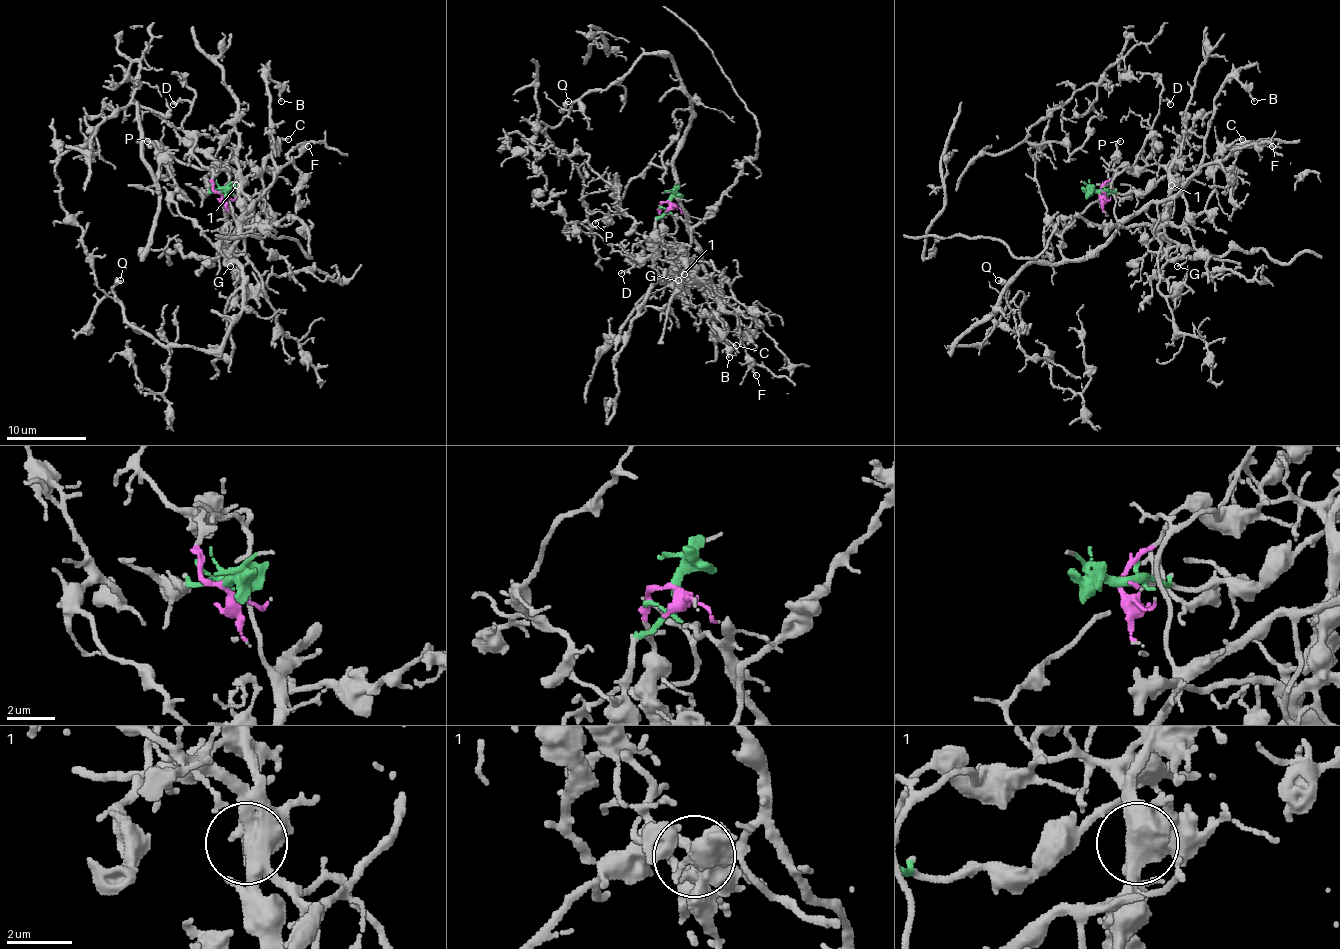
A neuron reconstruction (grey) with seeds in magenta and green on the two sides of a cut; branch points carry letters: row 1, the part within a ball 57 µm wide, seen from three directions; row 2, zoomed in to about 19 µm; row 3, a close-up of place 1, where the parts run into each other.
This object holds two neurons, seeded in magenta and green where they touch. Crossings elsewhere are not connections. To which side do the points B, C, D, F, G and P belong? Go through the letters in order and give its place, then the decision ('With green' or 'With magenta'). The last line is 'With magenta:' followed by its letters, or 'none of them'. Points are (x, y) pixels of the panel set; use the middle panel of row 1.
B: Place: (729, 357). With magenta
C: Place: (736, 345). With green
D: Place: (621, 273). With magenta
F: Place: (756, 375). With magenta
G: Place: (678, 280). With green
P: Place: (595, 223). With magenta
With magenta: B, D, F, P

